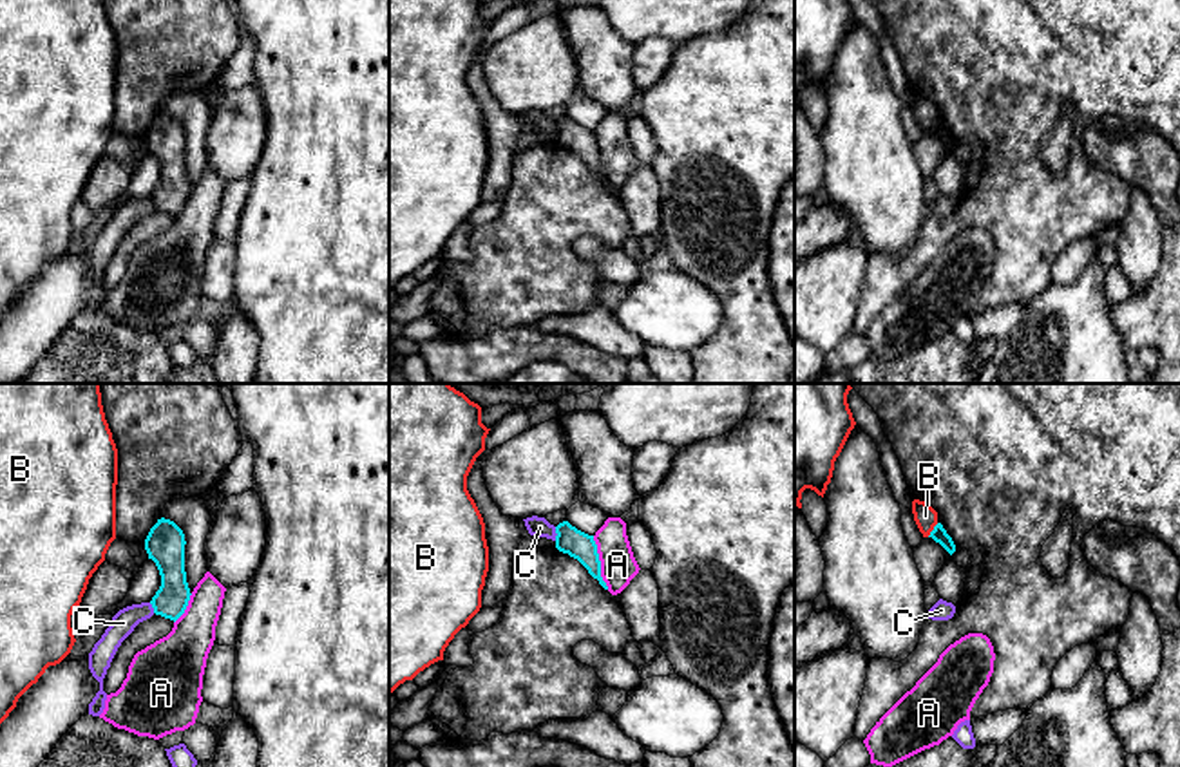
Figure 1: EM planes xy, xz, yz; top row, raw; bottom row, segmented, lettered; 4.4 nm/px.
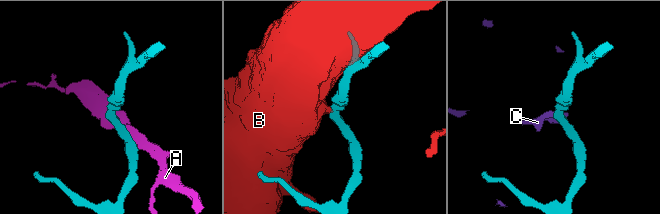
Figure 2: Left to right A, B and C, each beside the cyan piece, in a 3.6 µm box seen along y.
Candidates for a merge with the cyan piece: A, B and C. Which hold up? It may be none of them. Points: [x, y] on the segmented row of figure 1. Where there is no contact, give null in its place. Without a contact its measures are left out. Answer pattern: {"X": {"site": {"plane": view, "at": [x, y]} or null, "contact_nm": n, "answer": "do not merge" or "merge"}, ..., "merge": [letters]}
{"A": {"site": {"plane": "xz", "at": [599, 563]}, "contact_nm": 260, "answer": "do not merge"}, "B": {"site": {"plane": "yz", "at": [932, 530]}, "contact_nm": 80, "answer": "do not merge"}, "C": {"site": {"plane": "xz", "at": [556, 532]}, "contact_nm": 60, "answer": "do not merge"}, "merge": []}

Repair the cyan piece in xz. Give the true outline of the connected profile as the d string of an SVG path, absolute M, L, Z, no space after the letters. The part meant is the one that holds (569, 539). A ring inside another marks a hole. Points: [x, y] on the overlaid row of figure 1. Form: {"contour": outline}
{"contour": "M568 521L559 523L556 526L556 534L556 548L577 559L588 570L588 573L597 579L604 590L608 590L601 577L601 561L594 535L577 530Z"}

